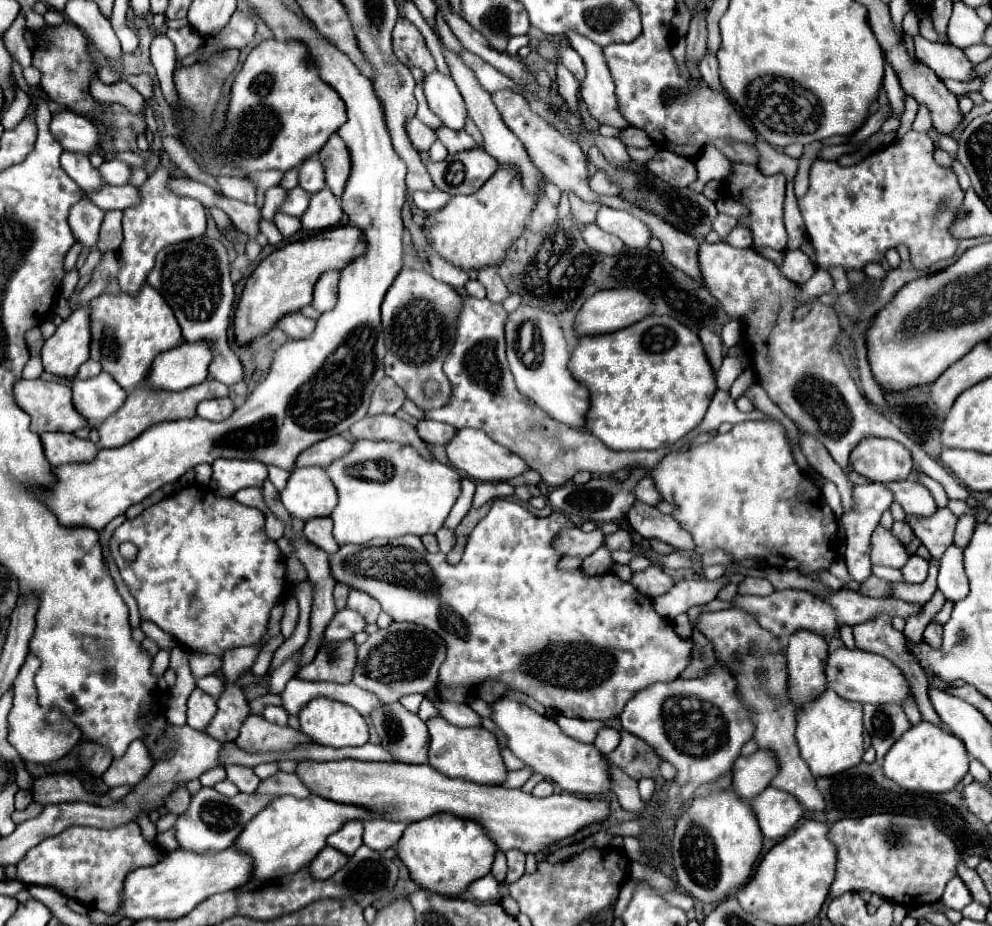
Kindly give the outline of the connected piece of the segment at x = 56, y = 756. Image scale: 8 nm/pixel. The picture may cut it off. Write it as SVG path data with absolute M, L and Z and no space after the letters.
M33 654L27 656L27 662L13 683L13 705L8 715L8 736L9 744L19 752L19 756L25 762L35 762L35 764L53 764L67 756L77 742L81 740L81 730L77 730L65 716L59 712L45 712L37 704L37 692L33 684L33 668L37 672L37 658Z

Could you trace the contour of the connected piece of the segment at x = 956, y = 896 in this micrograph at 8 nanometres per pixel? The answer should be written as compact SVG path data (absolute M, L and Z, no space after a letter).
M955 876L955 878L951 878L951 880L947 882L945 894L943 894L943 898L941 898L943 906L945 906L945 908L953 908L953 910L963 910L971 900L973 900L973 898L971 898L969 890L965 888L965 884L963 884L963 880L961 880L959 876Z

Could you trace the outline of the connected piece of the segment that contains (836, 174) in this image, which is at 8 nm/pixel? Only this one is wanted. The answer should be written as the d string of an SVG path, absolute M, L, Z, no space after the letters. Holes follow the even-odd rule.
M909 130L903 136L901 144L891 144L883 150L877 150L859 164L839 166L831 160L813 162L809 190L797 202L805 220L809 242L815 250L817 266L821 270L829 270L831 266L841 266L845 270L863 270L865 264L879 262L889 248L897 248L899 244L909 246L911 262L919 270L925 270L931 264L951 258L955 254L959 240L949 236L949 226L963 200L963 190L959 188L953 170L935 164L933 150L935 146L925 134ZM941 202L945 202L945 210L937 214Z

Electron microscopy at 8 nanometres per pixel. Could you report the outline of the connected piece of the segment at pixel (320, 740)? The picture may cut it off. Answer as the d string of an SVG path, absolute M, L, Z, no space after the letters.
M329 698L309 702L299 714L299 724L301 732L321 746L363 746L369 740L369 730L363 716L347 704L333 702Z

